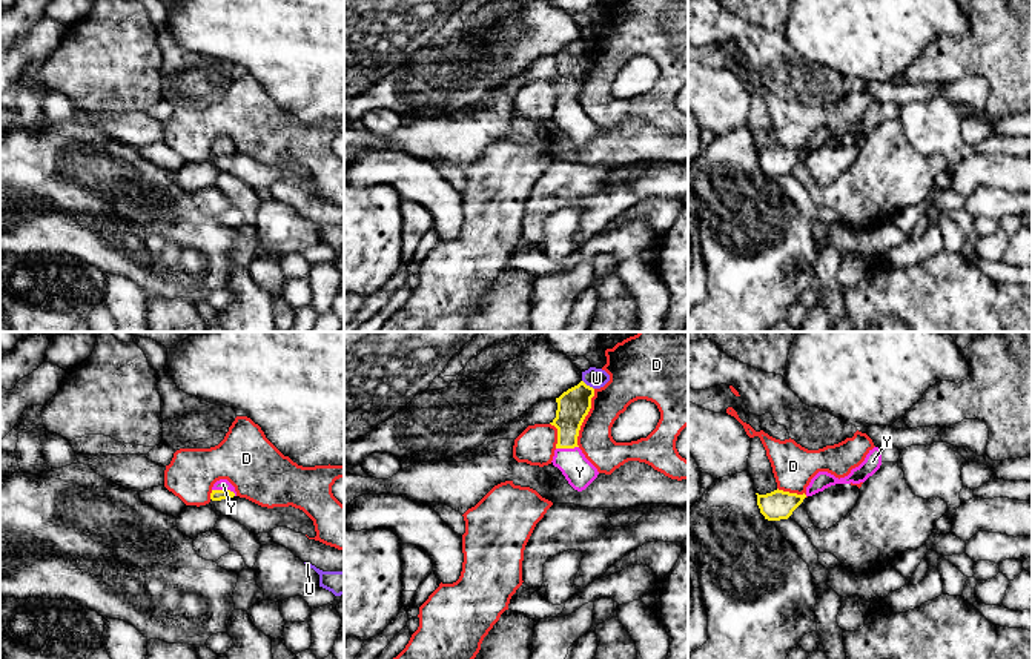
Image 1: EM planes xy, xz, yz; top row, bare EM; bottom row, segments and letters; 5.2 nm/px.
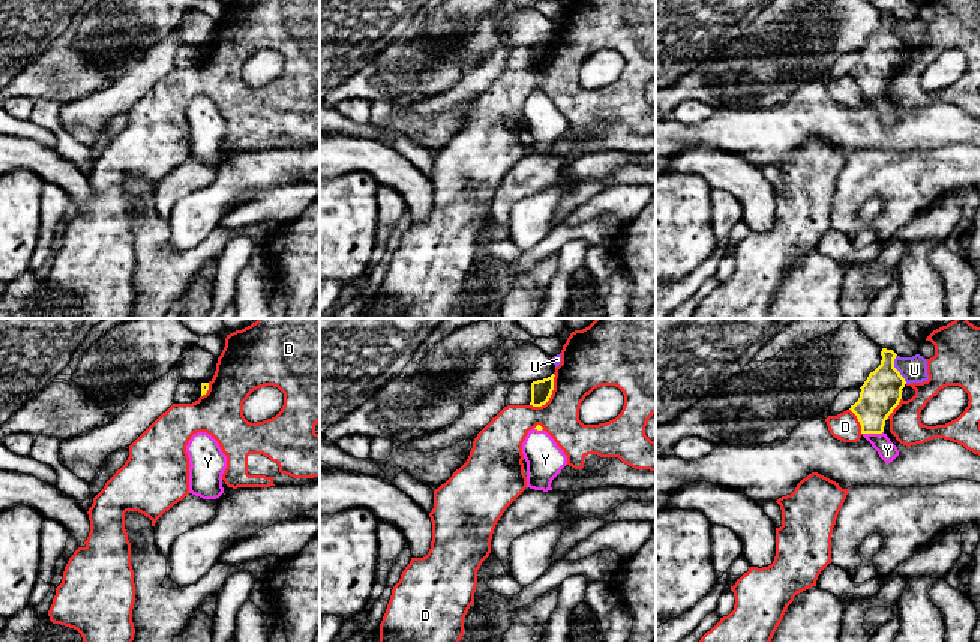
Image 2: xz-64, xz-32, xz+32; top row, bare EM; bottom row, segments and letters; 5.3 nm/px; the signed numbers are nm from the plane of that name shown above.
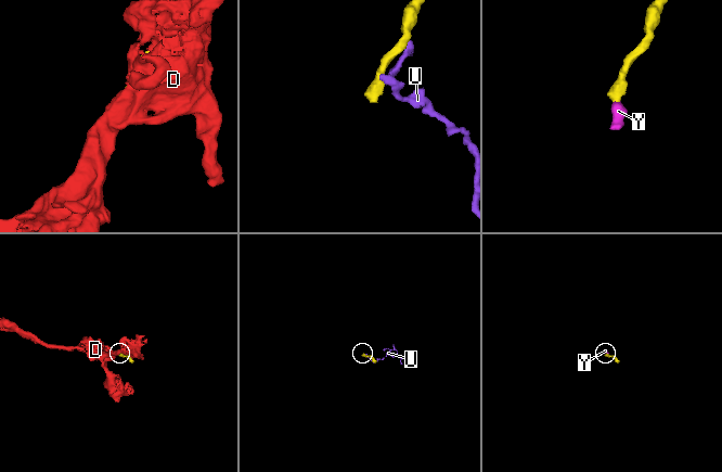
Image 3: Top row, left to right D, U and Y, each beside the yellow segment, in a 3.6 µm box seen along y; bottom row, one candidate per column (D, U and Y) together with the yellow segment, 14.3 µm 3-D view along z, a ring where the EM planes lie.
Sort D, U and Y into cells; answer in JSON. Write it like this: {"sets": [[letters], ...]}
{"sets": [["D"], ["U"], ["Y"]]}

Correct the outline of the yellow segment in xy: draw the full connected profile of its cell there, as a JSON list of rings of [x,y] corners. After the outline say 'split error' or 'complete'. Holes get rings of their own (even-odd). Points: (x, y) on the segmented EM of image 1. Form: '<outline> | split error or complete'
[[[220,479],[213,484],[210,499],[221,501],[236,496],[235,487],[227,479]]] | split error

